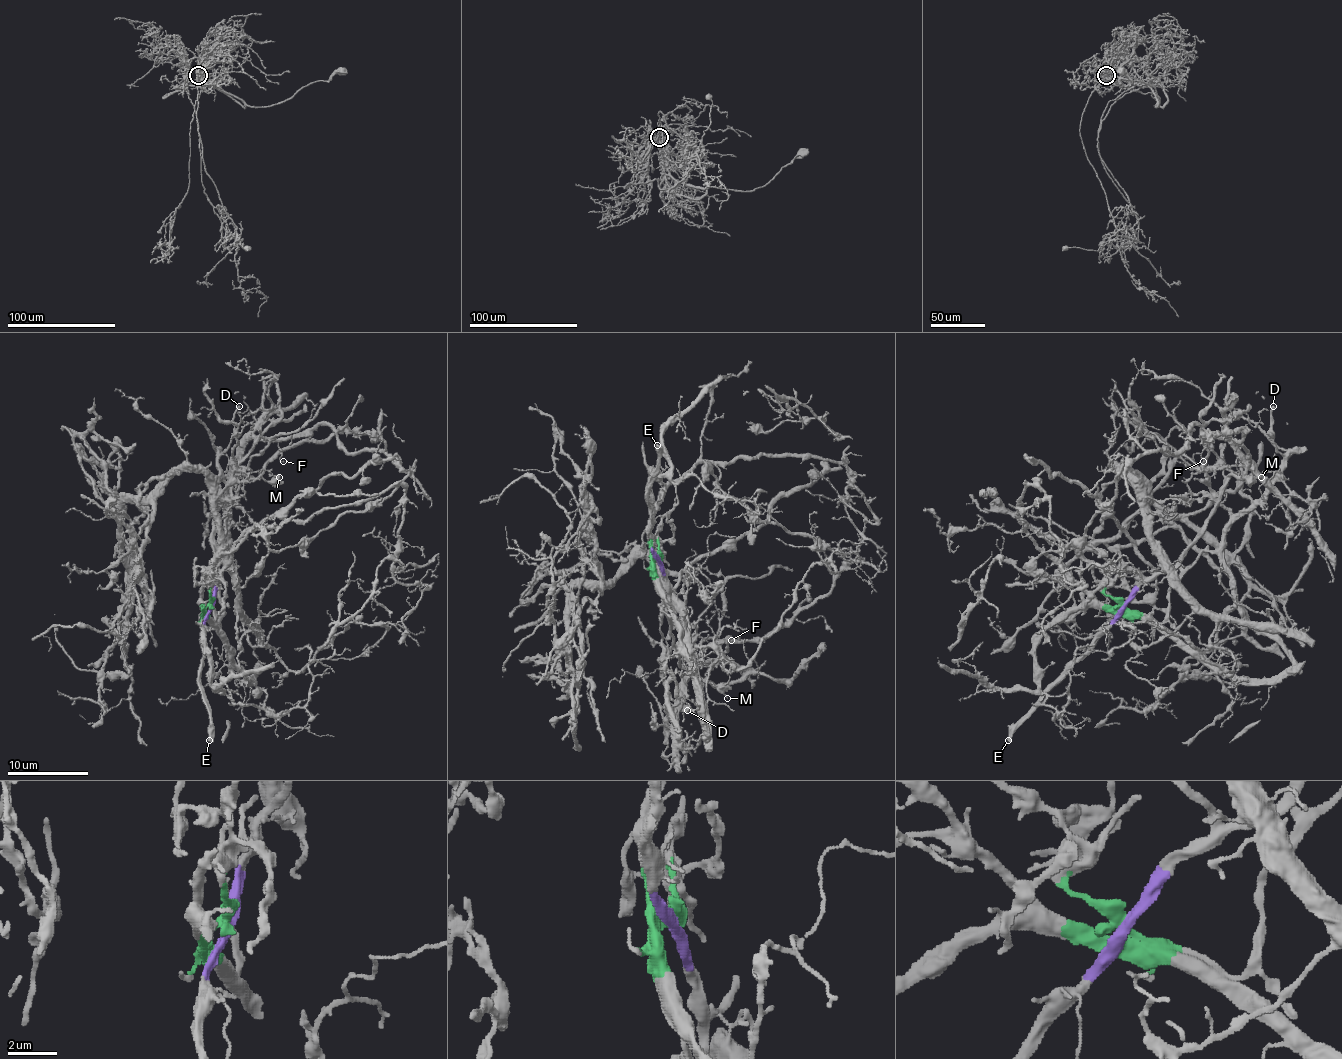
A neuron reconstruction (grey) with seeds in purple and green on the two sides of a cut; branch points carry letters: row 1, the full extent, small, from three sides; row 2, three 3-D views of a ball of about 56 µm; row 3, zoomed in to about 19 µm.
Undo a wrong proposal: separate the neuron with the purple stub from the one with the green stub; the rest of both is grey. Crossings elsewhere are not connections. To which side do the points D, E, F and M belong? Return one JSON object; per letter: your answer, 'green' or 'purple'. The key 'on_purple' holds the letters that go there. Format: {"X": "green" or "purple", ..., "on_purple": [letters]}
{"D": "green", "E": "purple", "F": "green", "M": "purple", "on_purple": ["E", "M"]}

